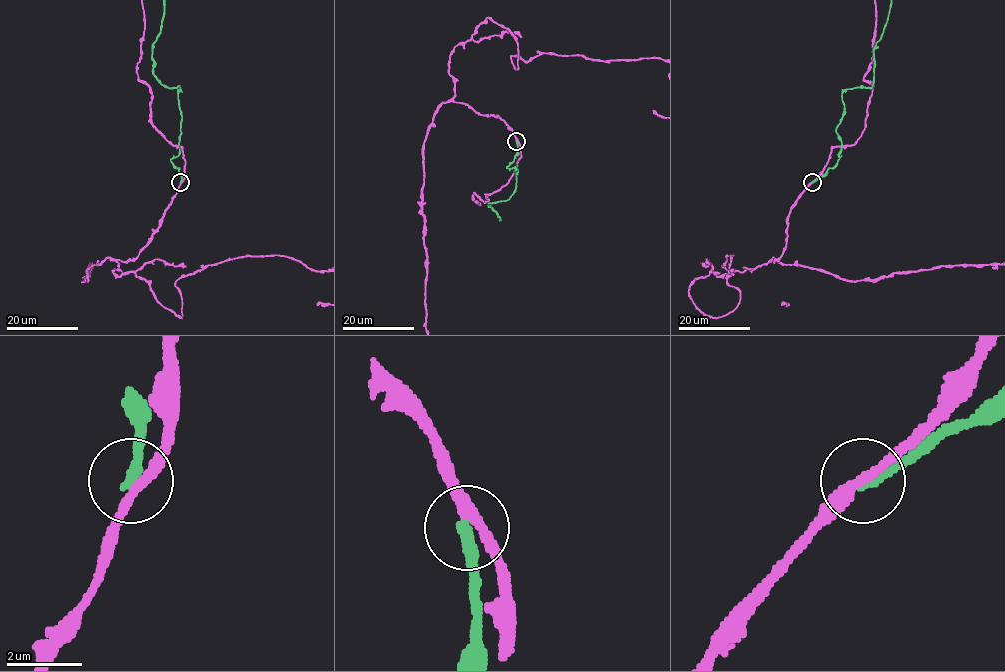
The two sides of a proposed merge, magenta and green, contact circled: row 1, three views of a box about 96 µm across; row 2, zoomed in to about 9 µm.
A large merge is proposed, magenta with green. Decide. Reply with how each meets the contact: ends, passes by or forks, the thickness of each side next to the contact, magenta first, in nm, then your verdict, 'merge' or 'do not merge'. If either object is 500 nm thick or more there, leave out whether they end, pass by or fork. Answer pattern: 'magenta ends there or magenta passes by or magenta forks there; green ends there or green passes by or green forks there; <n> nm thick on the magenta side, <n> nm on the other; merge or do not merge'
magenta passes by; green ends there; 280 nm thick on the magenta side, 320 nm on the other; do not merge

